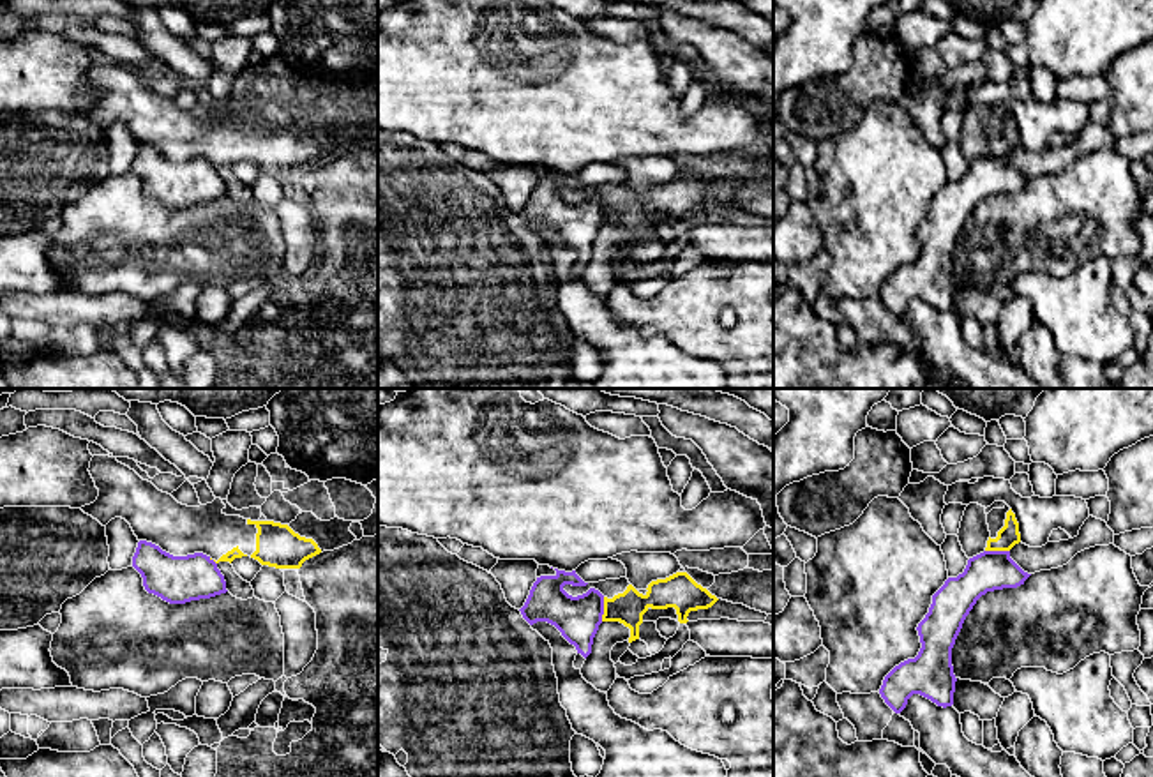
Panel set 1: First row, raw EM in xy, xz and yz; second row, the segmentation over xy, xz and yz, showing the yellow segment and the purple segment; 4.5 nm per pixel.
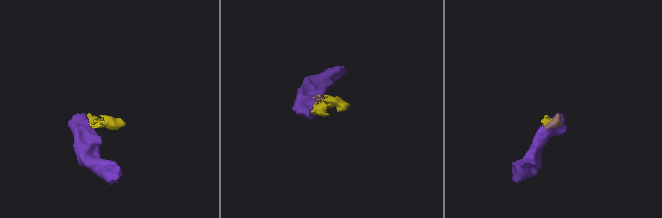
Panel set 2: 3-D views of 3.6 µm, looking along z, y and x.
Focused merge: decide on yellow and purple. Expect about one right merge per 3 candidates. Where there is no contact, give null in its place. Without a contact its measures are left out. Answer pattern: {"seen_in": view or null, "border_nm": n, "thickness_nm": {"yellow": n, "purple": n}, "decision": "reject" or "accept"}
{"seen_in": "xz", "border_nm": 110, "thickness_nm": {"yellow": 150, "purple": 200}, "decision": "reject"}

